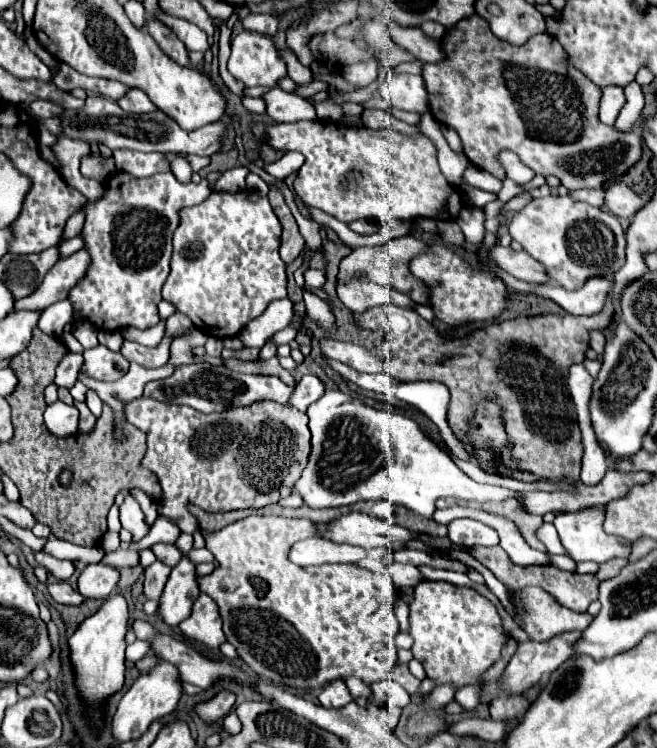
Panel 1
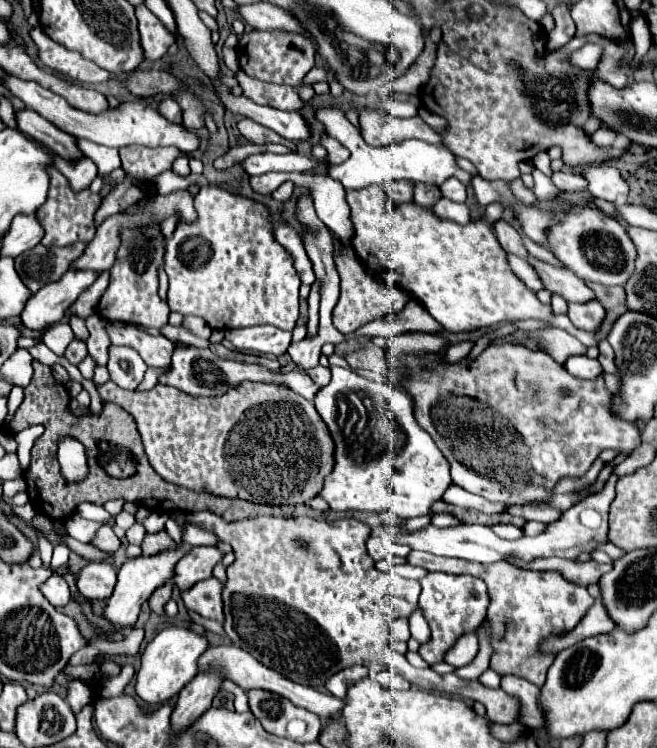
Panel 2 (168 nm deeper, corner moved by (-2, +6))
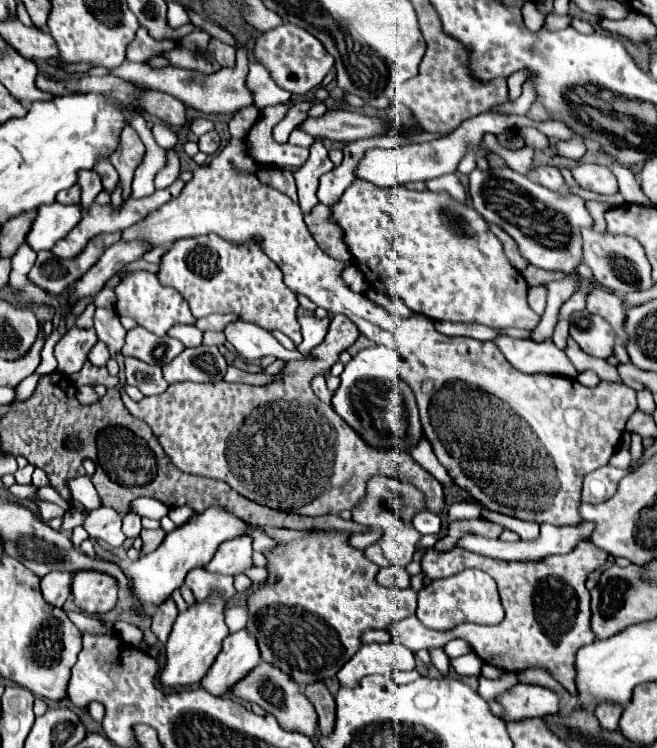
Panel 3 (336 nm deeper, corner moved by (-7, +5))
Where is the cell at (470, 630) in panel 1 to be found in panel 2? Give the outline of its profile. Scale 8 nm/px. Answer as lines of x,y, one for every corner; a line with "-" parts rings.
430,572
420,580
422,594
420,594
420,606
424,610
424,618
430,626
430,640
420,646
418,654
426,662
442,662
446,650
454,646
454,640
458,640
462,634
476,632
476,628
486,618
488,610
488,594
486,584
480,578
474,576
456,576
456,574
444,574
444,572

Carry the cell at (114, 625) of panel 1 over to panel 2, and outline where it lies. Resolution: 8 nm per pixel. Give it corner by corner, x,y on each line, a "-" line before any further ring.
176,548
176,550
166,550
162,554
156,556
140,556
140,558
132,558
126,560
118,572
118,584
114,588
114,594
108,598
106,608
102,612
102,618
112,626
114,632
132,628
136,624
136,618
140,614
140,606
144,600
150,598
150,594
172,580
174,576
174,564
184,556
184,548

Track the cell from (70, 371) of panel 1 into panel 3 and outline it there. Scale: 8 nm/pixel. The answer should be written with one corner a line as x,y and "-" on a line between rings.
71,327
54,348
54,356
59,361
59,371
65,375
77,373
87,361
87,353
95,343
97,333
93,327
91,329

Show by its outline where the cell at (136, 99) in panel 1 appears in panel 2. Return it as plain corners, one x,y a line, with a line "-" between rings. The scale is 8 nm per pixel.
162,98
162,100
158,102
158,112
162,112
170,122
180,122
180,120
182,120
182,116
180,116
180,106
178,106
174,100
170,100
170,98

